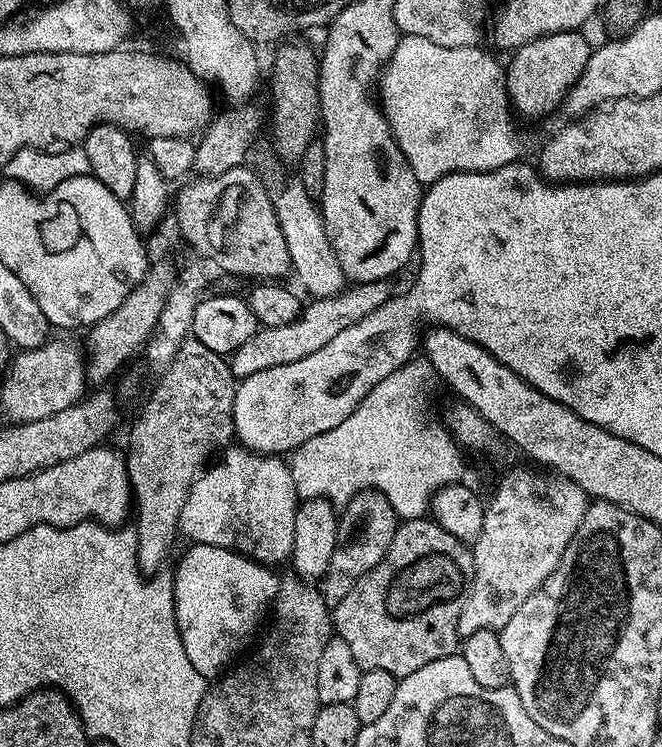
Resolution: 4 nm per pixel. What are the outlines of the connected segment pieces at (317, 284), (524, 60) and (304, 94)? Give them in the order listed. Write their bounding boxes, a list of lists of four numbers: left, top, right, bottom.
[[270,182,346,297],[504,31,593,116],[272,44,321,165]]

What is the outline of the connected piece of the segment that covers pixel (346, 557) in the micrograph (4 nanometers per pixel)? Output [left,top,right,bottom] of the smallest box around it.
[322,490,397,606]

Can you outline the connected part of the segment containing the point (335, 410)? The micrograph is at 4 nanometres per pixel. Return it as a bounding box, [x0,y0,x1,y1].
[230,294,436,454]

